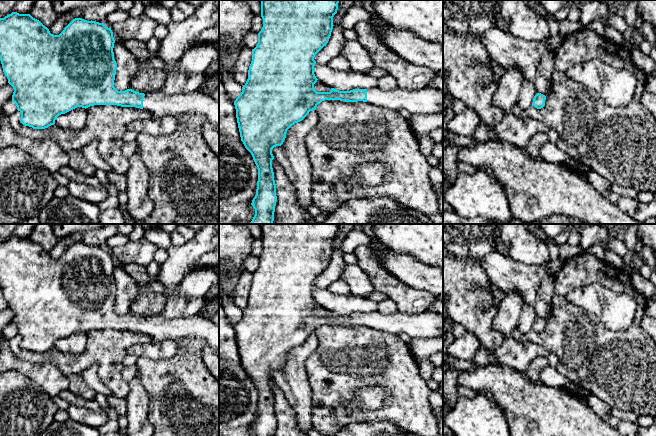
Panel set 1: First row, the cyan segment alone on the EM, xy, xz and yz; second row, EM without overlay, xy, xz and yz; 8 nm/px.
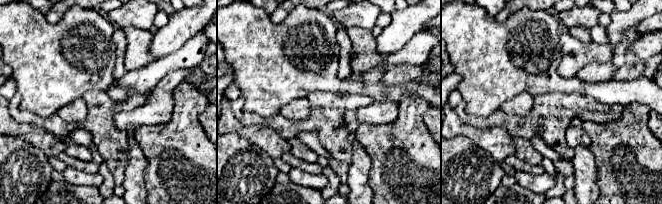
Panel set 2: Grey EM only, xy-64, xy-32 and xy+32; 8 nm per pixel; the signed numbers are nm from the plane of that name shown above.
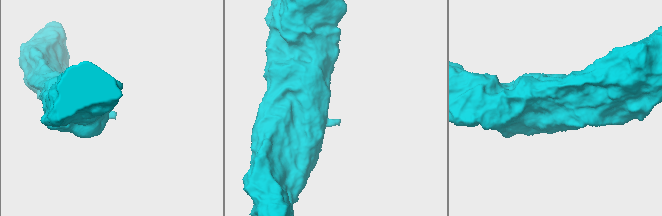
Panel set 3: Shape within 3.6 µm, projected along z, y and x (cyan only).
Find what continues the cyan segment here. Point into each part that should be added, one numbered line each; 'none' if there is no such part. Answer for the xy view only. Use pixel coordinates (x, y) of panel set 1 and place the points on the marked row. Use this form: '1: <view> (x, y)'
1: xy (159, 104)

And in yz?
none

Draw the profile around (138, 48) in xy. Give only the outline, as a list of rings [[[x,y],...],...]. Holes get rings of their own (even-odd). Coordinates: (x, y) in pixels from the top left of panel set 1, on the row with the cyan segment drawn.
[[[128,39],[122,42],[135,58],[142,63],[146,63],[150,58],[154,57],[148,50],[146,42],[137,39]]]

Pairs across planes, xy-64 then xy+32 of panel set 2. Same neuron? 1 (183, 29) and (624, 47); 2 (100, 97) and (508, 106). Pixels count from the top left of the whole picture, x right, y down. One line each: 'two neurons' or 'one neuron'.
1: two neurons
2: two neurons

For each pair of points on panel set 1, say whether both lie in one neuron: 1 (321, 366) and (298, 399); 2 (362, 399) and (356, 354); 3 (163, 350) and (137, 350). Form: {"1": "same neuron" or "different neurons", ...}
{"1": "different neurons", "2": "different neurons", "3": "same neuron"}

